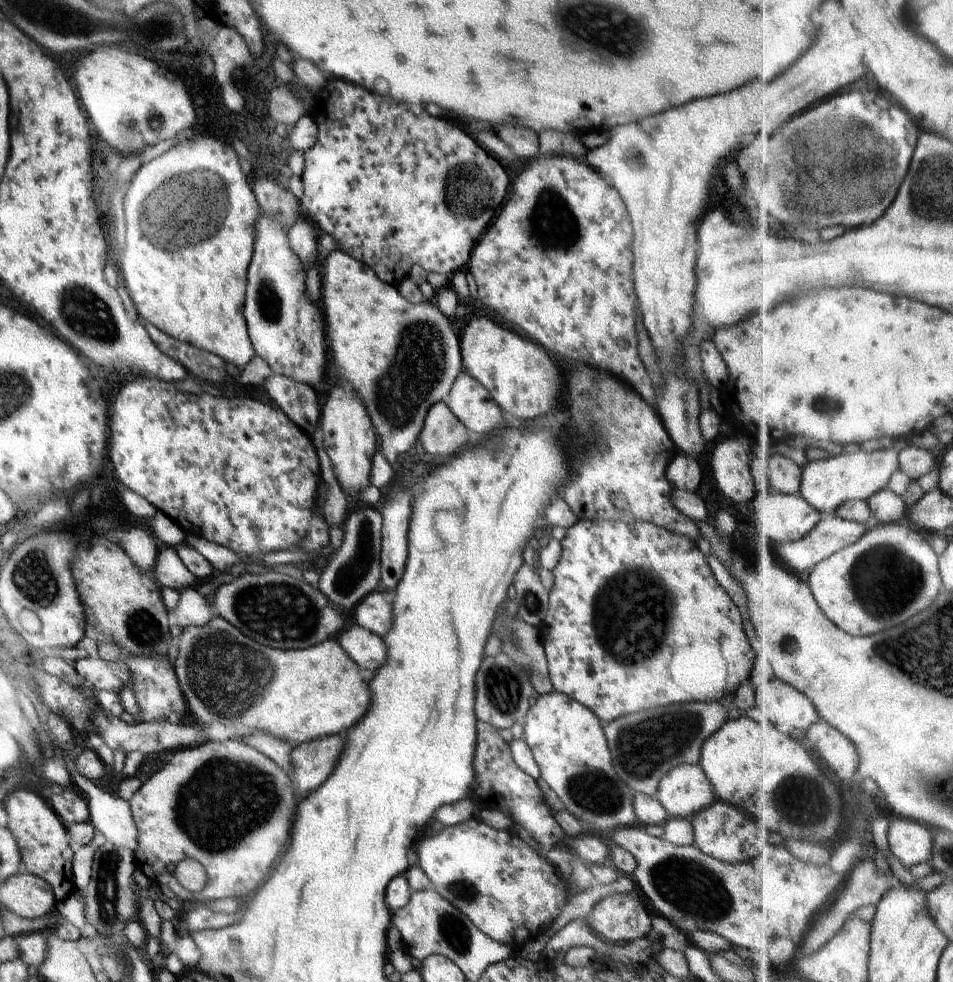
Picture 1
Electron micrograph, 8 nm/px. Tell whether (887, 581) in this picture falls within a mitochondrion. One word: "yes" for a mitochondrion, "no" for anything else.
yes

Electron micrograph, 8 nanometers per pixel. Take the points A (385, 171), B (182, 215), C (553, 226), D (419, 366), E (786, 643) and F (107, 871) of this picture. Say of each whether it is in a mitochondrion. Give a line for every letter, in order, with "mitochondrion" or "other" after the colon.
A: other
B: mitochondrion
C: mitochondrion
D: mitochondrion
E: other
F: mitochondrion

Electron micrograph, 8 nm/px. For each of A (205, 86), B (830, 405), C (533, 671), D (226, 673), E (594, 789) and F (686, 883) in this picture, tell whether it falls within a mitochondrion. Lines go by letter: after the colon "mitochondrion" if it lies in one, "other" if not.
A: other
B: mitochondrion
C: mitochondrion
D: mitochondrion
E: mitochondrion
F: mitochondrion

